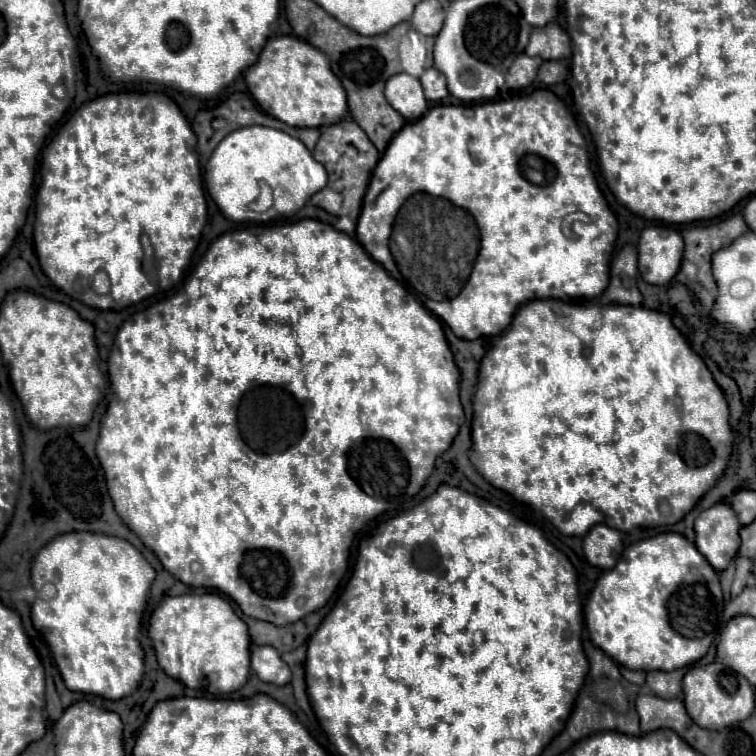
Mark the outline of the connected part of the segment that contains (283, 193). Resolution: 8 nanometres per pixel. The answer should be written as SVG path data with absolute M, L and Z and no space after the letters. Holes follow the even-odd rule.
M245 126L227 134L227 138L223 138L223 142L219 142L219 146L213 150L205 166L205 186L207 186L209 196L221 208L225 218L237 220L237 222L266 223L281 217L281 214L291 216L311 198L311 194L315 194L315 190L321 190L325 184L327 184L327 172L323 170L323 166L319 166L319 162L315 162L315 158L311 158L311 152L303 146L303 142L299 142L297 138L281 130L267 128L267 126ZM262 189L272 190L275 202L267 211L259 214L259 212L253 212L249 206L258 198Z

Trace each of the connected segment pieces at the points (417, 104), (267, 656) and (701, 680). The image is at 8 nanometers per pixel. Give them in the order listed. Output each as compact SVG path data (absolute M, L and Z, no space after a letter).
M405 72L393 74L387 80L385 98L407 122L415 122L429 108L419 78L405 74Z
M253 646L251 668L263 682L269 684L285 686L291 680L289 666L281 660L279 652L273 646Z
M711 662L707 666L693 666L683 678L685 708L691 720L707 730L723 730L735 722L747 720L753 714L755 706L755 688L731 668Z

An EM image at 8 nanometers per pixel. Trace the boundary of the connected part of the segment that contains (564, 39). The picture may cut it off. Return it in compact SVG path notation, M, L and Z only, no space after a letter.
M549 22L543 28L533 28L525 54L541 56L543 60L565 60L571 56L570 37L557 22Z

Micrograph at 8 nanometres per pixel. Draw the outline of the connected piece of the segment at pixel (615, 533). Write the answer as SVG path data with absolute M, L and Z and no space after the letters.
M605 524L593 526L583 538L583 552L591 566L611 570L623 550L621 532Z

